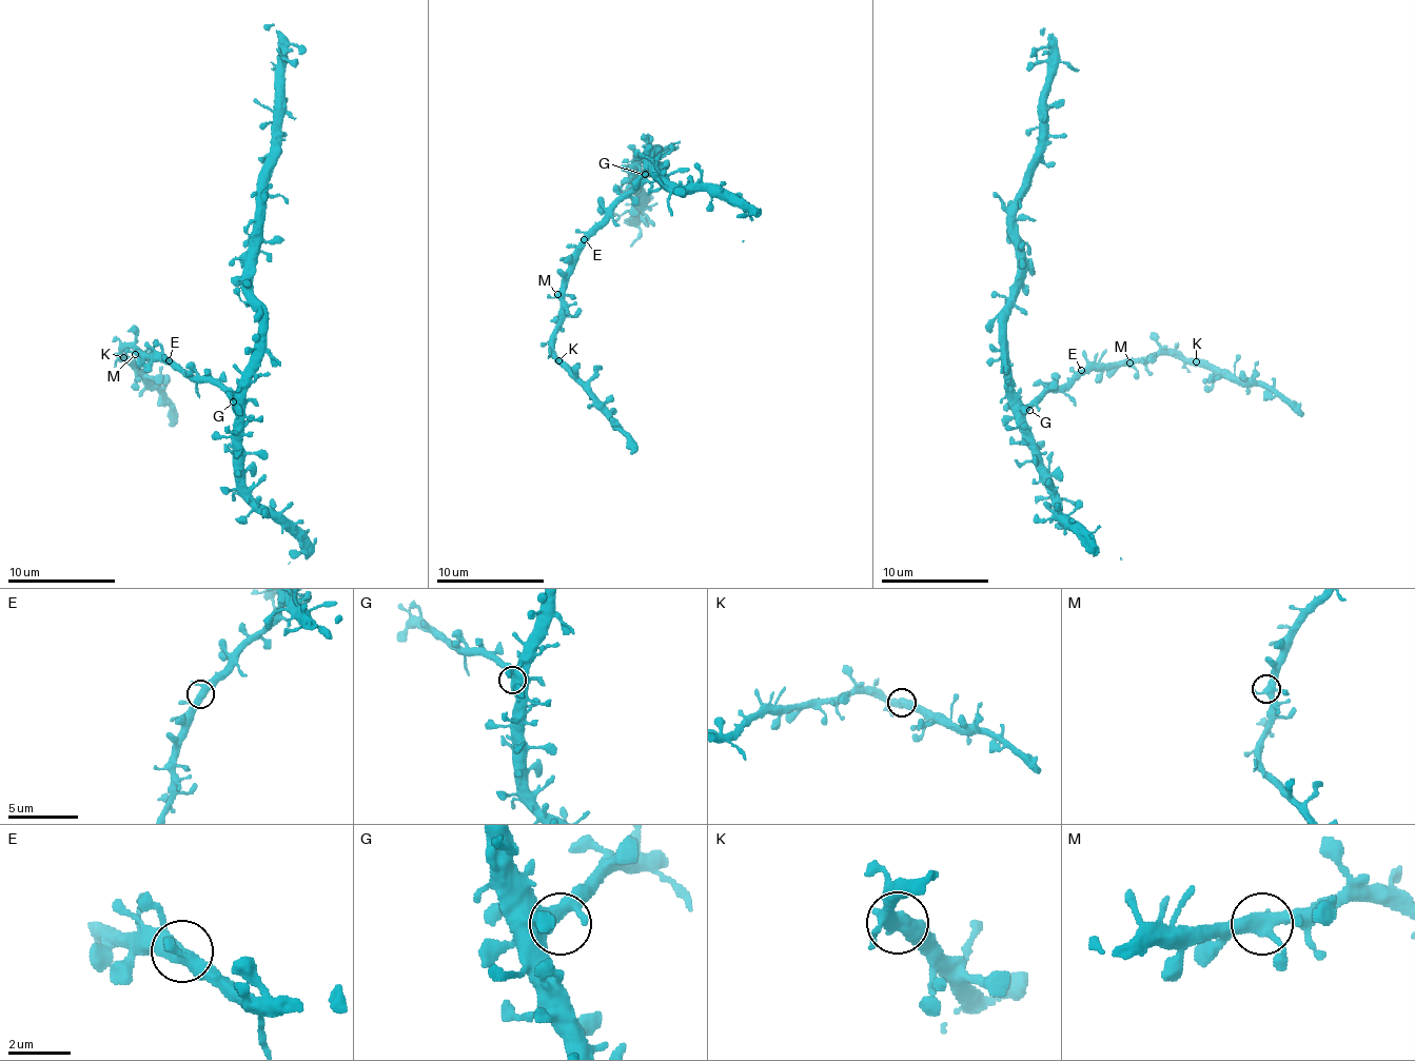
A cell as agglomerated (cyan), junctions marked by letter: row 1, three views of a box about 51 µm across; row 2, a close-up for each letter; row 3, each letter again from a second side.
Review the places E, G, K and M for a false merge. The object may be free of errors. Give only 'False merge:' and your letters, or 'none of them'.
False merge: none of them

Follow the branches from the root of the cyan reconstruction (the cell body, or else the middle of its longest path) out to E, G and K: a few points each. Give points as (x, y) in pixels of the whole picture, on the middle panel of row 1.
E: (654, 155), (644, 170), (644, 180), (584, 239)
G: (654, 155), (645, 174)
K: (654, 155), (644, 170), (644, 180), (614, 209), (577, 256), (563, 294), (563, 315), (556, 323), (557, 361)

